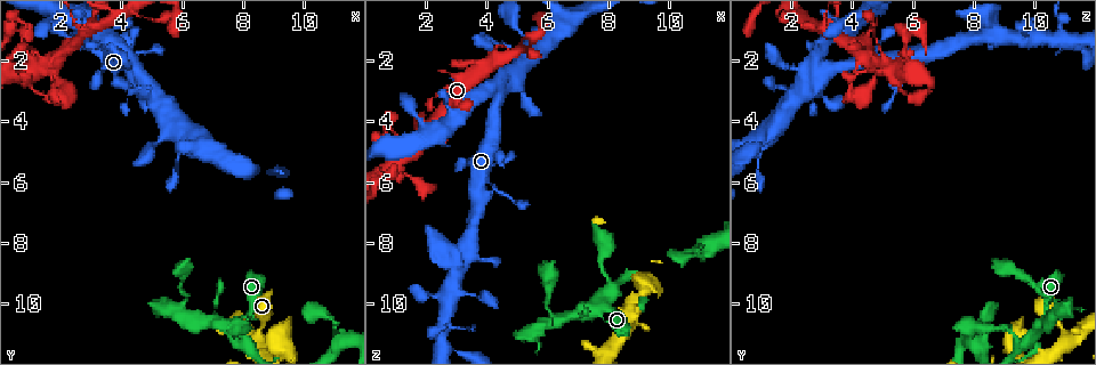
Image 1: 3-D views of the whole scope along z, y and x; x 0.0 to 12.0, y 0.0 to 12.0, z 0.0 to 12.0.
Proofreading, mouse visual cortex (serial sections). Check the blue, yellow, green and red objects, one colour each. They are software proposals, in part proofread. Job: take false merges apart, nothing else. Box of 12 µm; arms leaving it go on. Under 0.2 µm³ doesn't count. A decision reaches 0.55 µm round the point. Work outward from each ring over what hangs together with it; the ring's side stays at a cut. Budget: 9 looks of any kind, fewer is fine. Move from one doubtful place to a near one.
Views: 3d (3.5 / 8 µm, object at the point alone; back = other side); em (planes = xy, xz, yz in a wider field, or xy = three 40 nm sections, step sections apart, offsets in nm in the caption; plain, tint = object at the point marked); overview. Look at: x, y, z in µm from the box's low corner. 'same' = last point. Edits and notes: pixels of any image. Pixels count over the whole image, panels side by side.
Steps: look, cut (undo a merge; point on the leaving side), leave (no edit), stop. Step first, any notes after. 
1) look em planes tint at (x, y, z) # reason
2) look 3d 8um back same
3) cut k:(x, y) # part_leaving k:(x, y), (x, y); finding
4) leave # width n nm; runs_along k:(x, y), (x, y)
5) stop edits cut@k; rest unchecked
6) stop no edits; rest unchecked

look 3d 3.5um at (1.7, 2.1, 4.7) # three arms meet

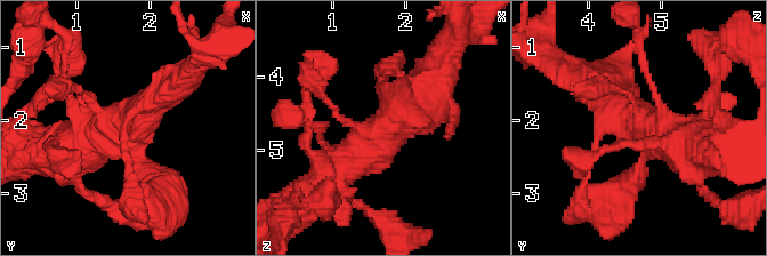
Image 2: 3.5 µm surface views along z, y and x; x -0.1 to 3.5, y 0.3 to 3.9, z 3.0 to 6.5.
look em xy step 5 tint at (1.70, 2.10, 4.75) # shape alone is not enough

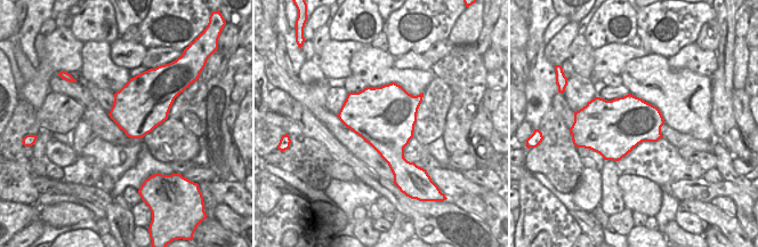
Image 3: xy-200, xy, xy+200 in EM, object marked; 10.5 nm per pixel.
look em xy step 2 tint same

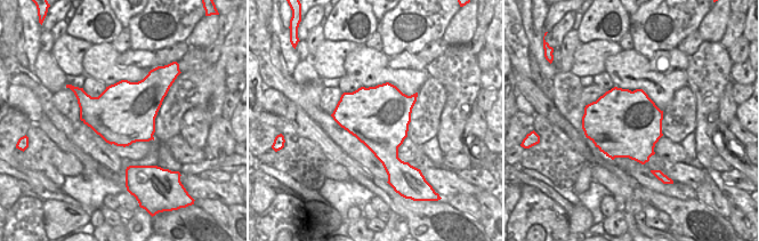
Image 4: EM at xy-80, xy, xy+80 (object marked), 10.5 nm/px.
leave # runs_along 2:(433, 89), (328, 177); one cell here

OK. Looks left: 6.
look 3d 3.5um at (5.5, 4.4, 1.3) # a narrow waist

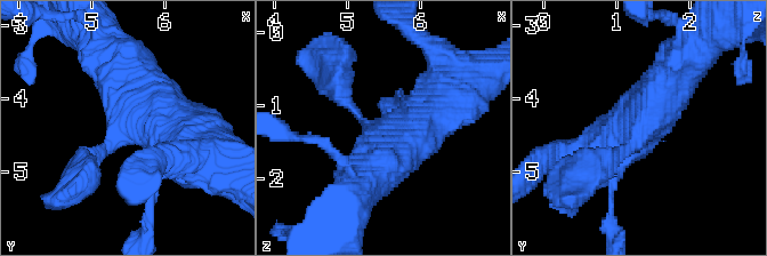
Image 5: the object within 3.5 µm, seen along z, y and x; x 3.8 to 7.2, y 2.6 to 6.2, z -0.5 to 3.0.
look em xy step 3 tint at (5.50, 4.40, 1.30)

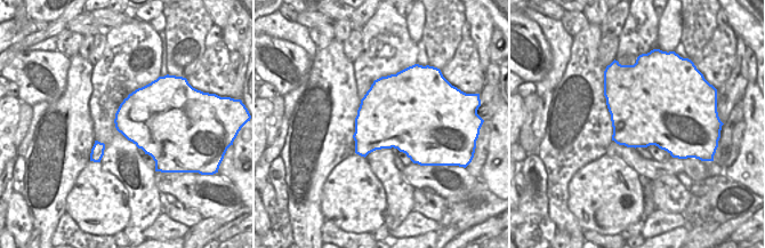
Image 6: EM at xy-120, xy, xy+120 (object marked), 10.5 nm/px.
leave # runs_along 5:(692, 53), (630, 134), (604, 151); all the same cell

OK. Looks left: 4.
look 3d 8um at (8.1, 11.4, 9.5) # abrupt turn

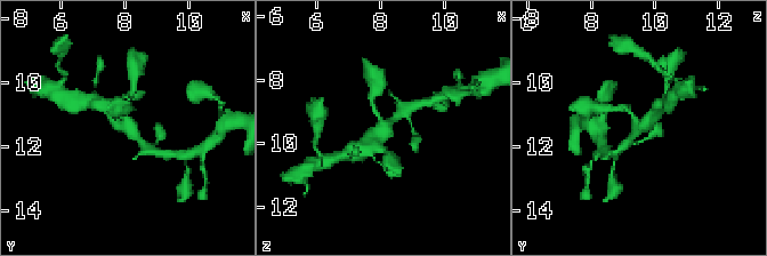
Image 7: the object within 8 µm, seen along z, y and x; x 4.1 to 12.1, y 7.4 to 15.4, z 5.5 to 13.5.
look em xy step 1 tint at (8.0, 11.3, 9.5) # arms 3; arm_widths 150, 250, 350 nm

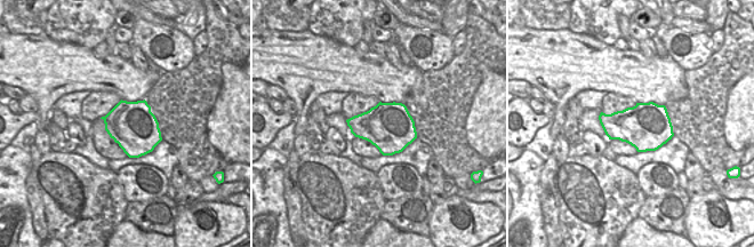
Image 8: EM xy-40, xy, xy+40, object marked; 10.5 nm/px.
leave # runs_along 7:(379, 151), (374, 143), (381, 120), (372, 104); all the same cell

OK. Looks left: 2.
stop no edits; rest unchecked

